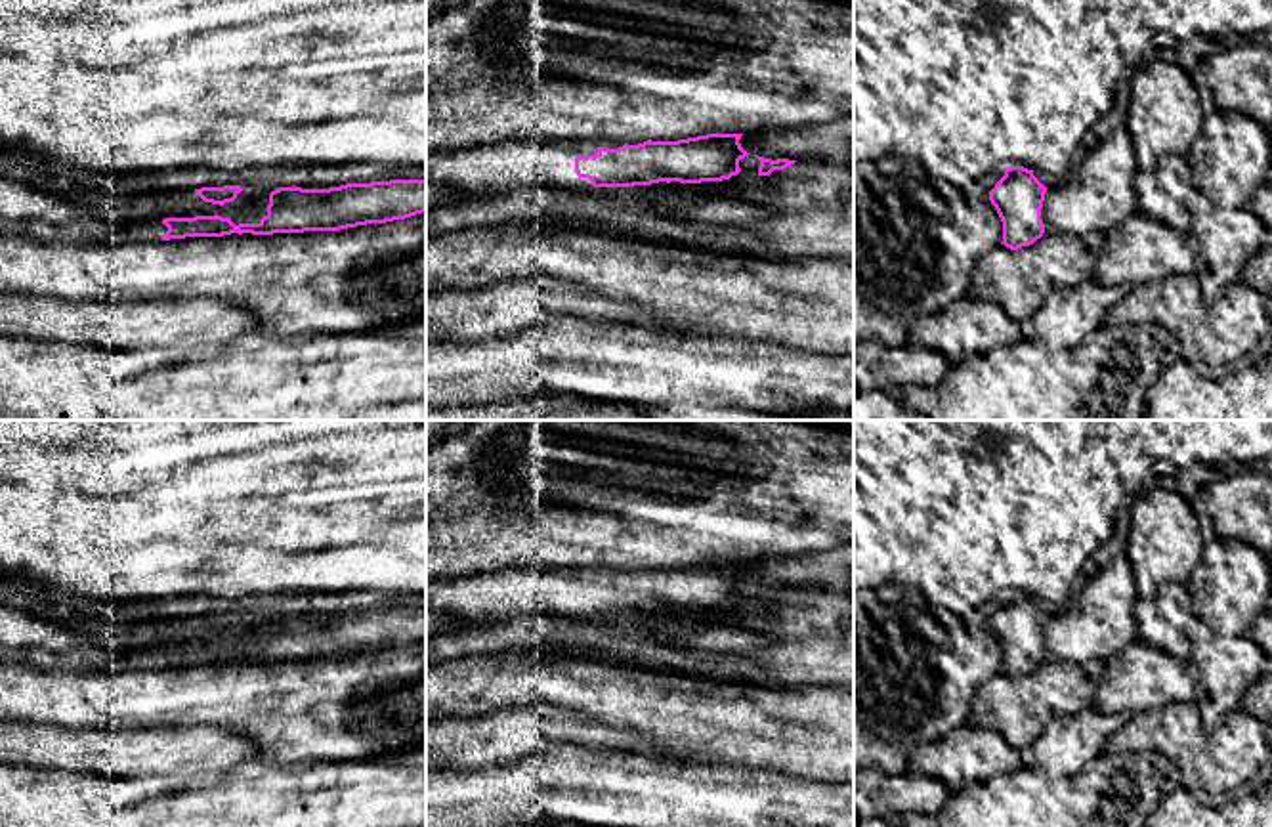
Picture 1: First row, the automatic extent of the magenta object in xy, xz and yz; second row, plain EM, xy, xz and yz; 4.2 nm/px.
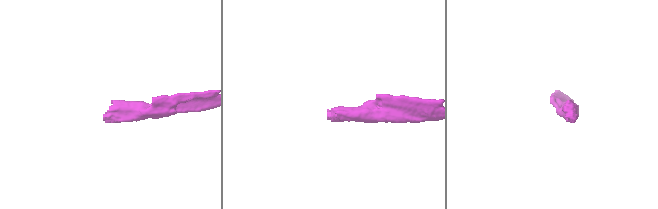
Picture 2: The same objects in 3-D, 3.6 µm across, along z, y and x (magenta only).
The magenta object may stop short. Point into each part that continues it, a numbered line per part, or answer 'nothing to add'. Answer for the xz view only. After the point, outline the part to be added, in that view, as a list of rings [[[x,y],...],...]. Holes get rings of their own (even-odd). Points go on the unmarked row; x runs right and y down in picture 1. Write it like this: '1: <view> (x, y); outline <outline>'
1: xz (541, 591); outline [[[523,565],[497,573],[426,581],[426,611],[449,613],[476,623],[498,623],[519,615],[539,621],[592,617],[579,605],[575,586],[594,583],[598,575],[619,577],[621,569],[565,565]]]

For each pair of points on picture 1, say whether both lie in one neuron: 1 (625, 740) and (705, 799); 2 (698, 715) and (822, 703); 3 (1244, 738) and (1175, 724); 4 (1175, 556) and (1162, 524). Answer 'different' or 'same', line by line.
1: different
2: same
3: same
4: same

